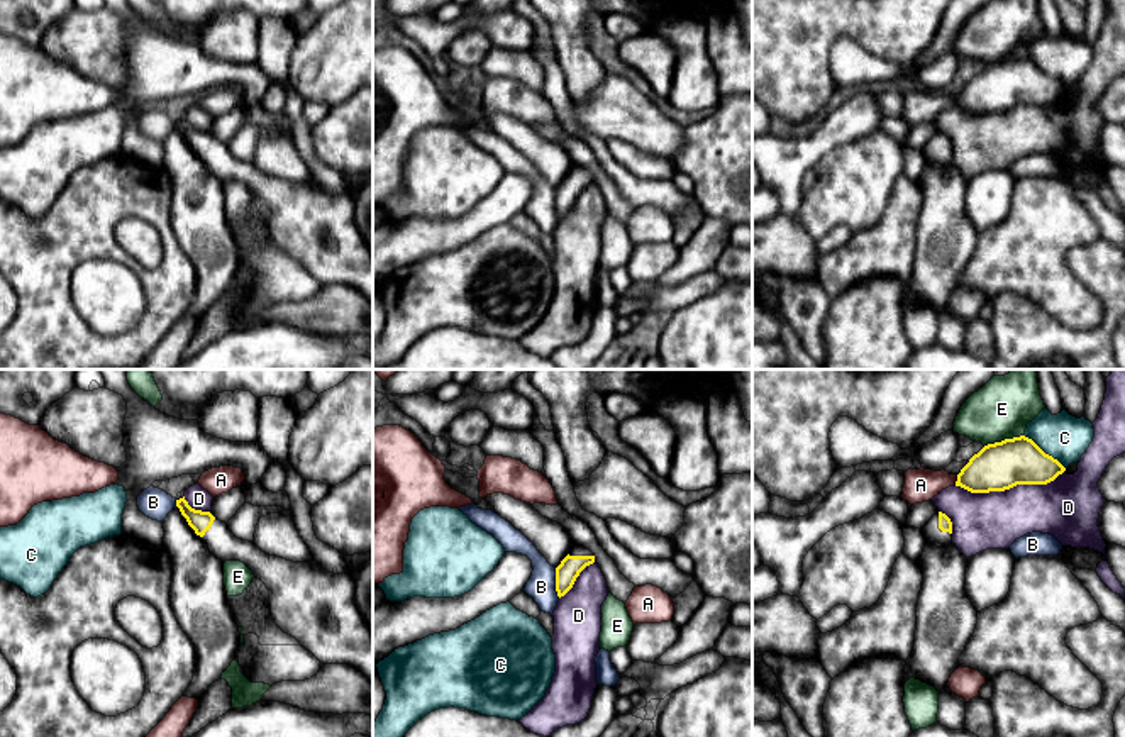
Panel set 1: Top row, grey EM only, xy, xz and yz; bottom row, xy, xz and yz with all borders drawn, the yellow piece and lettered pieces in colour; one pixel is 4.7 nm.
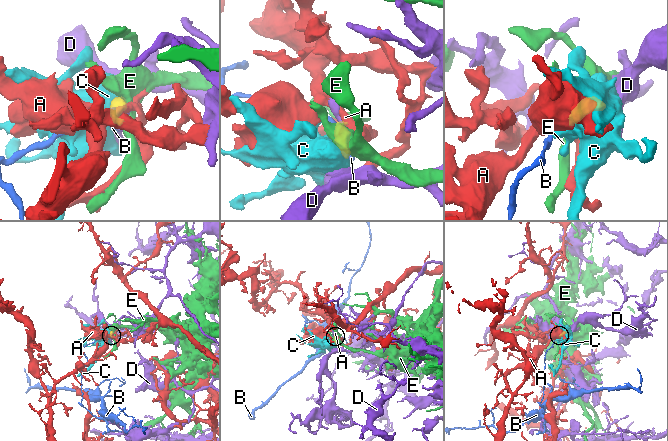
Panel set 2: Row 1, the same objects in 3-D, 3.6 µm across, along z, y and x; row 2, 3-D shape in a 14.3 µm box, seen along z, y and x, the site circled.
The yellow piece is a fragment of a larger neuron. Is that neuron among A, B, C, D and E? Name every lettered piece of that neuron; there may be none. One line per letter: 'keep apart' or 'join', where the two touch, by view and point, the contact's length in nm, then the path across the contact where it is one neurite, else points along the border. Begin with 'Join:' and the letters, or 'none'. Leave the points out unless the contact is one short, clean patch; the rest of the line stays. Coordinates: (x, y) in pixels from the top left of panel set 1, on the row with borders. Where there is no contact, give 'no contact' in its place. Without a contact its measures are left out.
Join: none
A: keep apart; contact yz (958, 480); length 50 nm; border yz (958, 475), (954, 483)
B: keep apart; contact xz (556, 583); length 150 nm; border xz (554, 568), (554, 590), (559, 597)
C: keep apart; contact yz (1042, 451); length 260 nm; border yz (1024, 434), (1064, 468)
D: keep apart; contact yz (1008, 488); length 550 nm
E: keep apart; contact yz (1005, 439); length 190 nm; border yz (1022, 434), (985, 446)

